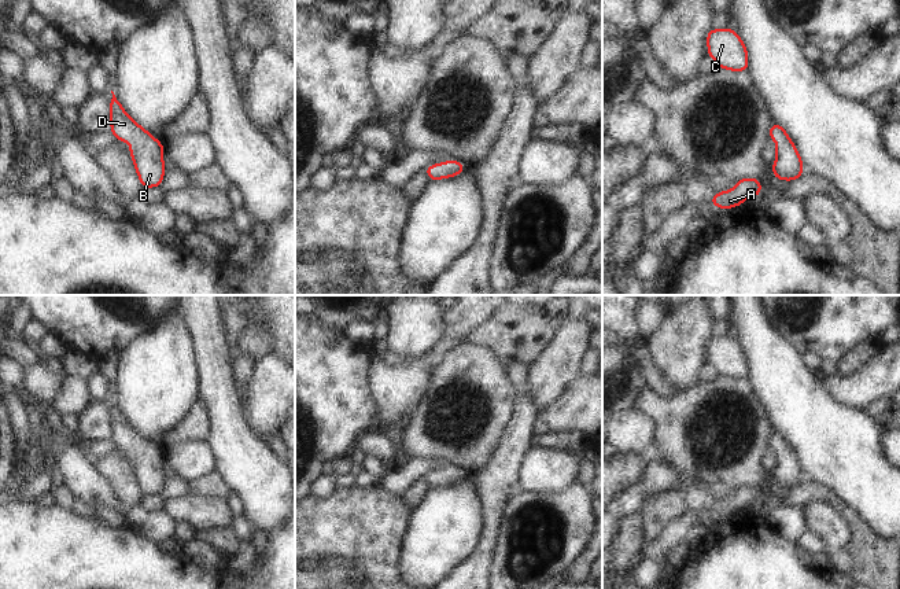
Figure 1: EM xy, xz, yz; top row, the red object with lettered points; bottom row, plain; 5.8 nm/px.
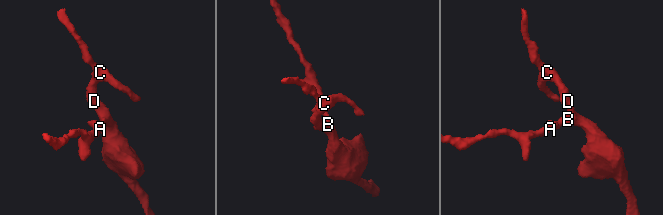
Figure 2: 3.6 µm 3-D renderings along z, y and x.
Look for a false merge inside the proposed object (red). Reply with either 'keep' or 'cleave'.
keep

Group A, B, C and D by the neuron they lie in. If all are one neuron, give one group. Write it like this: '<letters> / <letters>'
A B C D

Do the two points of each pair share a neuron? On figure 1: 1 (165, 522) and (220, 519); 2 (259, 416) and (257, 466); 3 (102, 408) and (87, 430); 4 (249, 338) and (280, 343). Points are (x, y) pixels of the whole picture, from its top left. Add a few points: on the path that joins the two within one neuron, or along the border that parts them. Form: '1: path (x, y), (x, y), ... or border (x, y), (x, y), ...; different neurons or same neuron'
1: border (163, 510), (176, 521); different neurons
2: border (242, 407), (247, 424), (261, 438); different neurons
3: path (98, 413), (92, 424); same neuron
4: border (246, 330), (264, 327), (272, 338), (270, 350); different neurons

